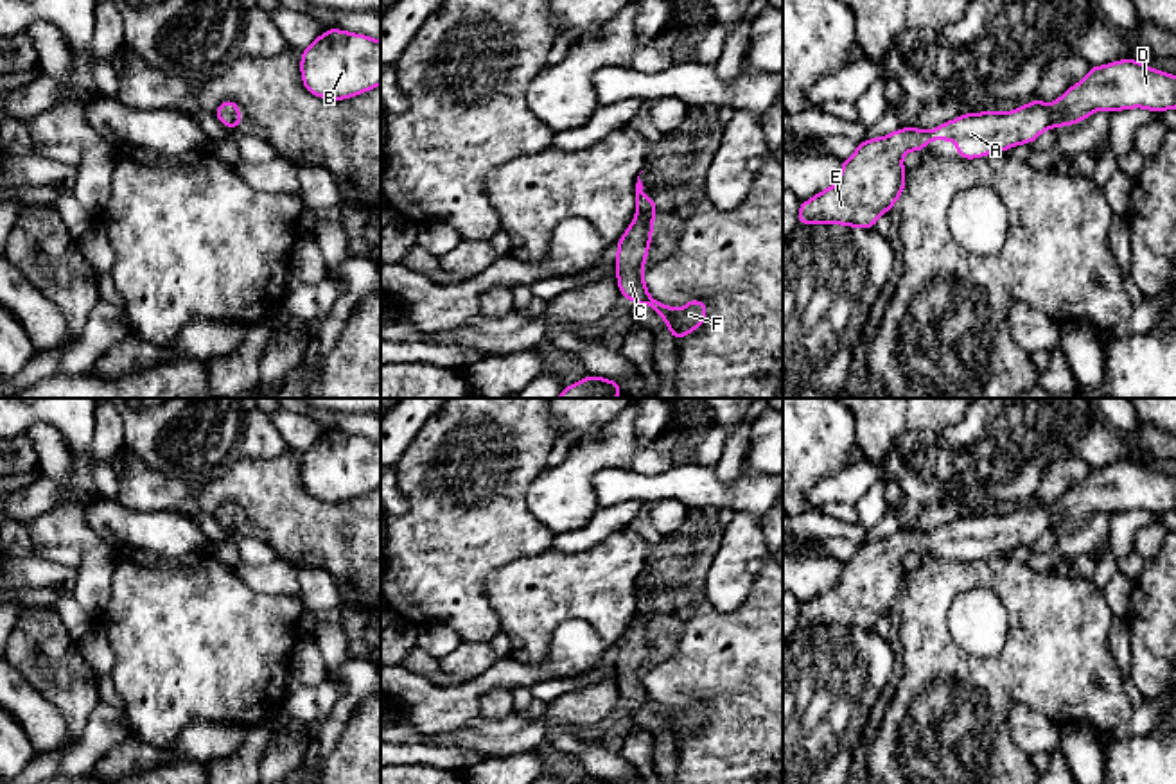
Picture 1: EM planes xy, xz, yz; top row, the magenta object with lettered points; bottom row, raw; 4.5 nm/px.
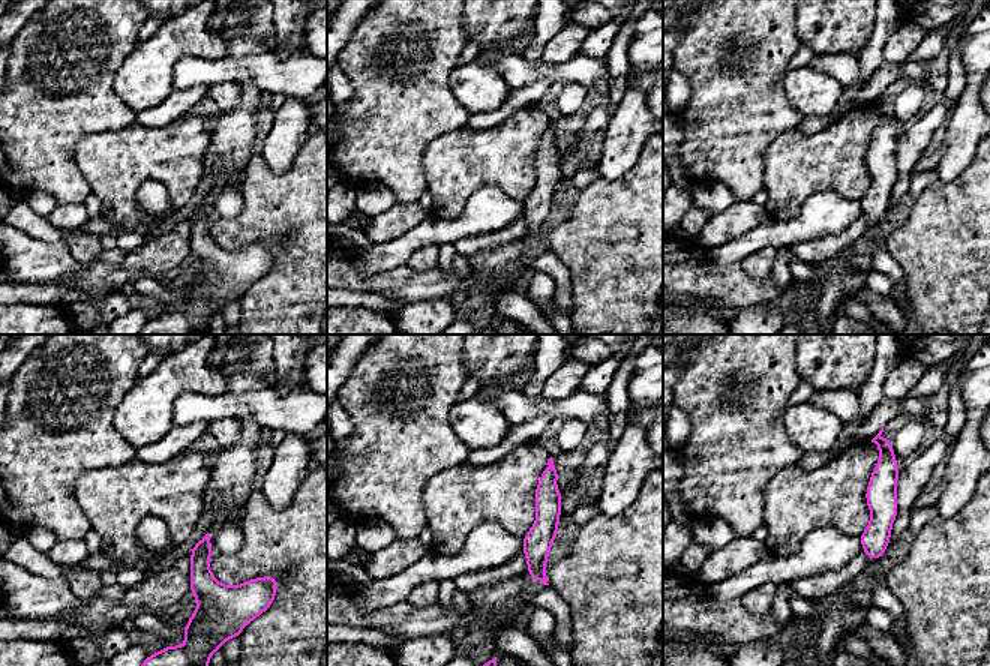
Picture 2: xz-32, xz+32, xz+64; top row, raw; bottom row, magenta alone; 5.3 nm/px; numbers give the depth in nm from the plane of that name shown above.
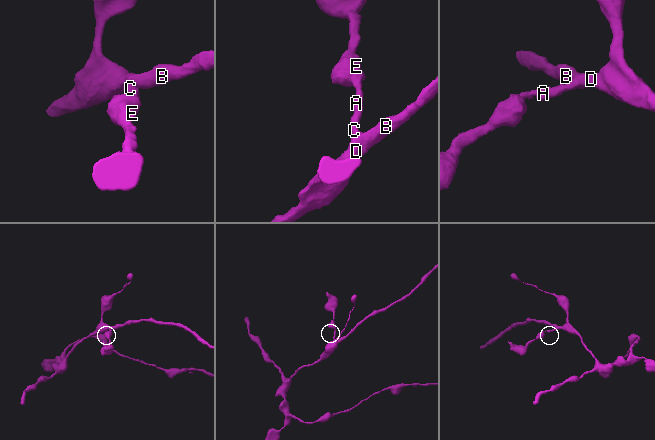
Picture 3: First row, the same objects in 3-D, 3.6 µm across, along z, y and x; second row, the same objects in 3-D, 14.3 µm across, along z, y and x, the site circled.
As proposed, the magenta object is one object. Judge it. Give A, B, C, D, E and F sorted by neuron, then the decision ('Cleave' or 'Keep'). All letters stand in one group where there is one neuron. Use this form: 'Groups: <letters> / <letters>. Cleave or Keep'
Groups: A B C D E F. Keep

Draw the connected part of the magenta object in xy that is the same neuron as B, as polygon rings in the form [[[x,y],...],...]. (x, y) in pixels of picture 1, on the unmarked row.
[[[329,431],[302,452],[302,486],[316,499],[343,502],[381,486],[381,443]]]

